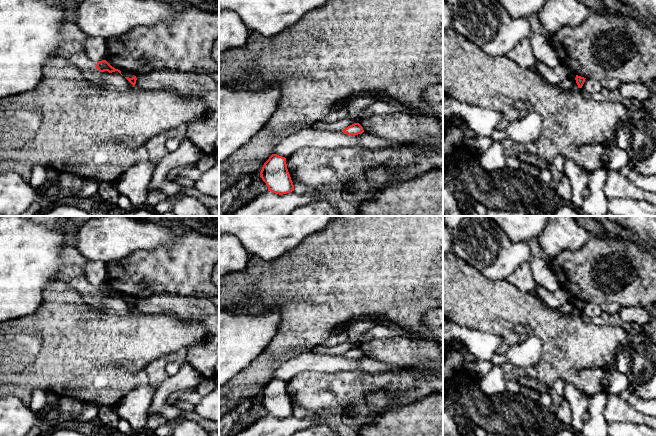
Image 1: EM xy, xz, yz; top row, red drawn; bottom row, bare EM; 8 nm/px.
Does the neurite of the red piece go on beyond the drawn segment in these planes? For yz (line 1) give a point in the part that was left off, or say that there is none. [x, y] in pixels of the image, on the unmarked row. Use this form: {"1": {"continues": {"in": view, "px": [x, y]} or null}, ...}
{"1": {"continues": null}}

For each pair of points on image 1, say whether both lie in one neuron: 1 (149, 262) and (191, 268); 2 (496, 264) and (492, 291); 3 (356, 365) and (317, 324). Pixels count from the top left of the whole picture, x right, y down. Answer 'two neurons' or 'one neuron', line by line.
1: one neuron
2: two neurons
3: two neurons

